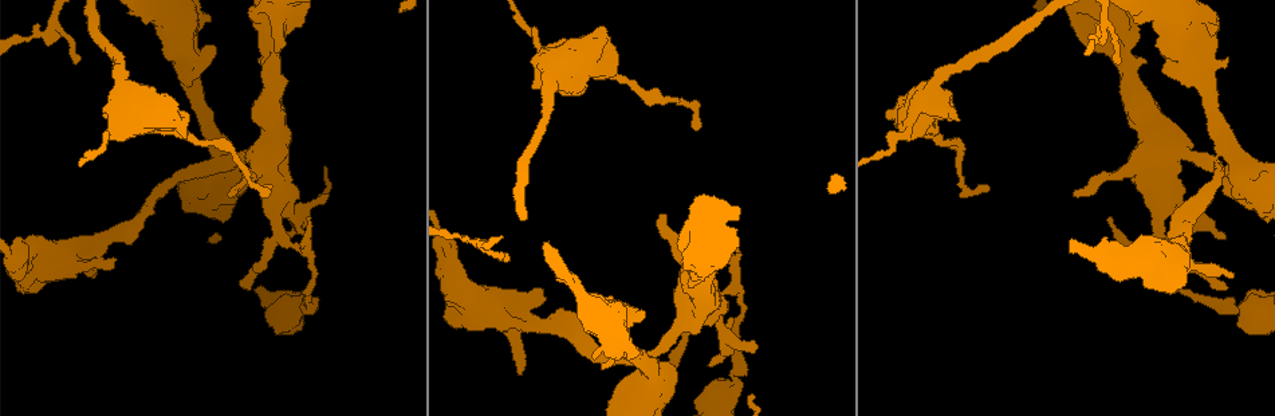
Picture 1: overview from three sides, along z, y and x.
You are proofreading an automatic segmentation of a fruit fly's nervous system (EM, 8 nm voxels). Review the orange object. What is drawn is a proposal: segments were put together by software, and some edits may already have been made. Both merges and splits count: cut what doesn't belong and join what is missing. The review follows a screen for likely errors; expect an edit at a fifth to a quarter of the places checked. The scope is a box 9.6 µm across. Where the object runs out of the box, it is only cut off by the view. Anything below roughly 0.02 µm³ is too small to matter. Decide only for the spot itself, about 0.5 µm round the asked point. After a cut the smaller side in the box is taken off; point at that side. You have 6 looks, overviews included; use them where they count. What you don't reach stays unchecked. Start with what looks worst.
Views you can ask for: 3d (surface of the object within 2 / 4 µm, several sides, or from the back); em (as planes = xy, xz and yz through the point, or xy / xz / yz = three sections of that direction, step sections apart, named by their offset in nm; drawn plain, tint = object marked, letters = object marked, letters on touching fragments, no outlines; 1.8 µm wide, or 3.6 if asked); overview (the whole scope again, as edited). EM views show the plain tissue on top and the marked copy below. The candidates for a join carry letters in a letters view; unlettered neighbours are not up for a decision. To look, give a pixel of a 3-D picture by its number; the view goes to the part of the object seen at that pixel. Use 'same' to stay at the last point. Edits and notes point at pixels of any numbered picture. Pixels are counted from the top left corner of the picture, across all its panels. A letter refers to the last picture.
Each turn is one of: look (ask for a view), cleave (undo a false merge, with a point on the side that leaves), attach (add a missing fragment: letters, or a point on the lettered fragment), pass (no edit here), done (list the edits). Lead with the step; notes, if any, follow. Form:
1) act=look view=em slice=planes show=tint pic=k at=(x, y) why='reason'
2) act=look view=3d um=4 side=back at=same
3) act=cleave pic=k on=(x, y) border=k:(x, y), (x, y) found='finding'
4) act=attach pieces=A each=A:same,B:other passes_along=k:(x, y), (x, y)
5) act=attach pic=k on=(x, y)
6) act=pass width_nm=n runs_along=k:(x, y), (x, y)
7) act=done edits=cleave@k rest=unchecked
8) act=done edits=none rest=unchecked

act=look view=em slice=planes show=letters pic=1 at=(221, 160) why='abrupt turn'

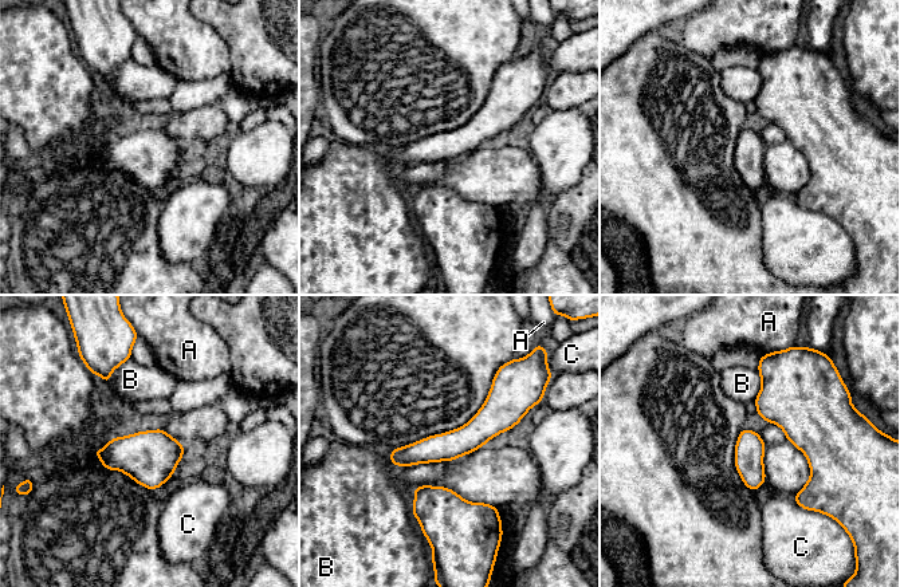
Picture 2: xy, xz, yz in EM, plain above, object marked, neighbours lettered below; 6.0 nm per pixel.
act=pass each=A:other,B:other,C:other runs_along=2:(518, 404), (463, 441), (393, 457) found='one neuron here'

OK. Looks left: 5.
act=look view=em um=3.6 slice=planes show=tint pic=1 at=(69, 250) why='thick turns thin'

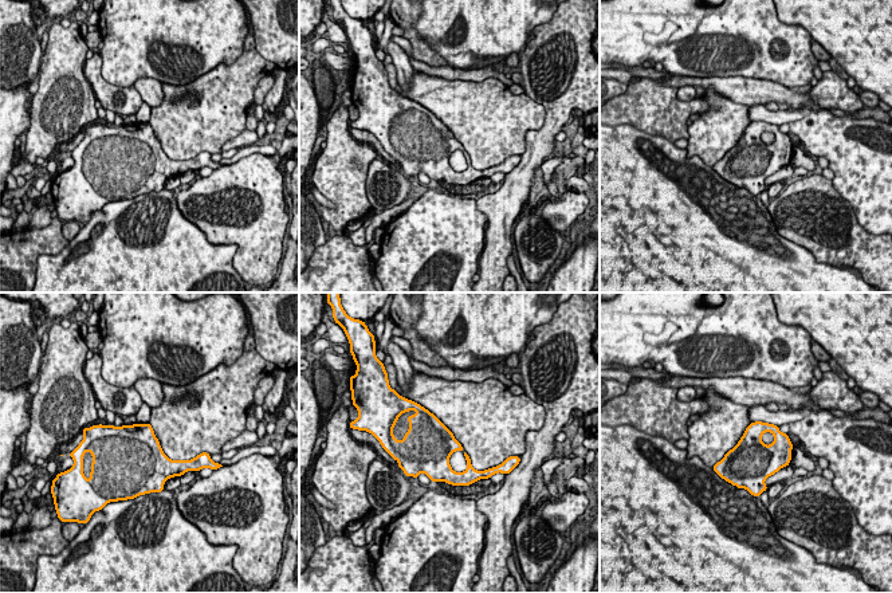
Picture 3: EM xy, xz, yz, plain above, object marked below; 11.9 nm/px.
act=look view=em um=3.6 slice=planes show=letters at=same

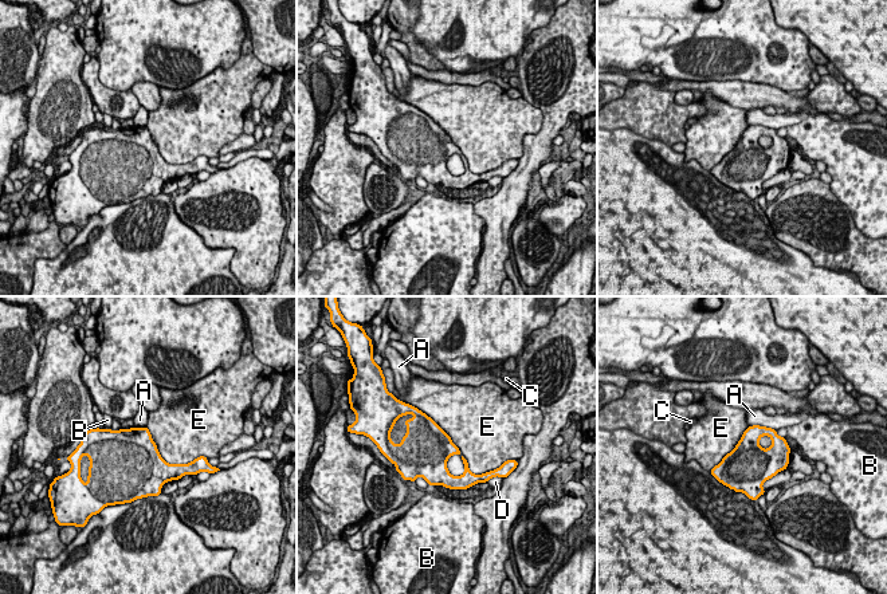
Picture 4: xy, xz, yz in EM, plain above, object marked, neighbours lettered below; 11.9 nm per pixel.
act=pass each=A:other,B:other,C:other,D:other,E:other border=4:(420, 409), (473, 472), (486, 472) found='all the same neuron'

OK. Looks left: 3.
act=look view=3d um=4 pic=1 at=(1234, 308) why='thick turns thin'

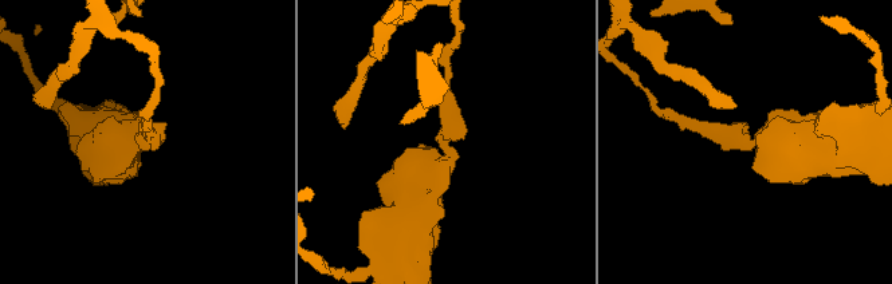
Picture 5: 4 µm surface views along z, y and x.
act=look view=em slice=xz step=4 show=tint pic=5 at=(141, 141) why='shape alone is not enough'

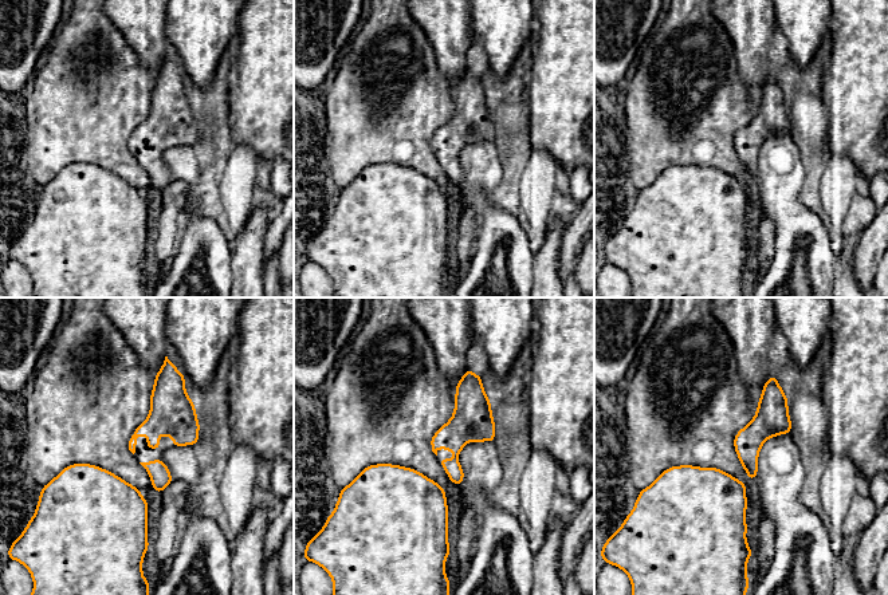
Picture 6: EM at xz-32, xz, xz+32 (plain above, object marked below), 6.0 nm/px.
act=look view=em slice=planes show=letters at=same why='cut it another way'

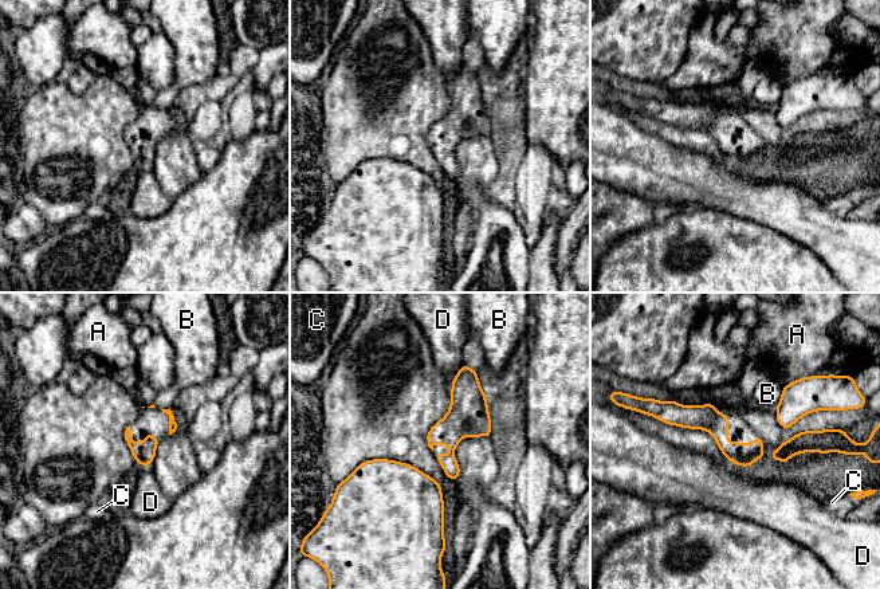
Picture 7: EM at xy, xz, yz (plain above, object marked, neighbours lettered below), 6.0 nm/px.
act=pass width_nm=140 each=A:other,B:other,C:other,D:other border=7:(463, 361), (452, 380), (450, 393) found='one neuron here'

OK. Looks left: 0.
act=done edits=none rest=unchecked

